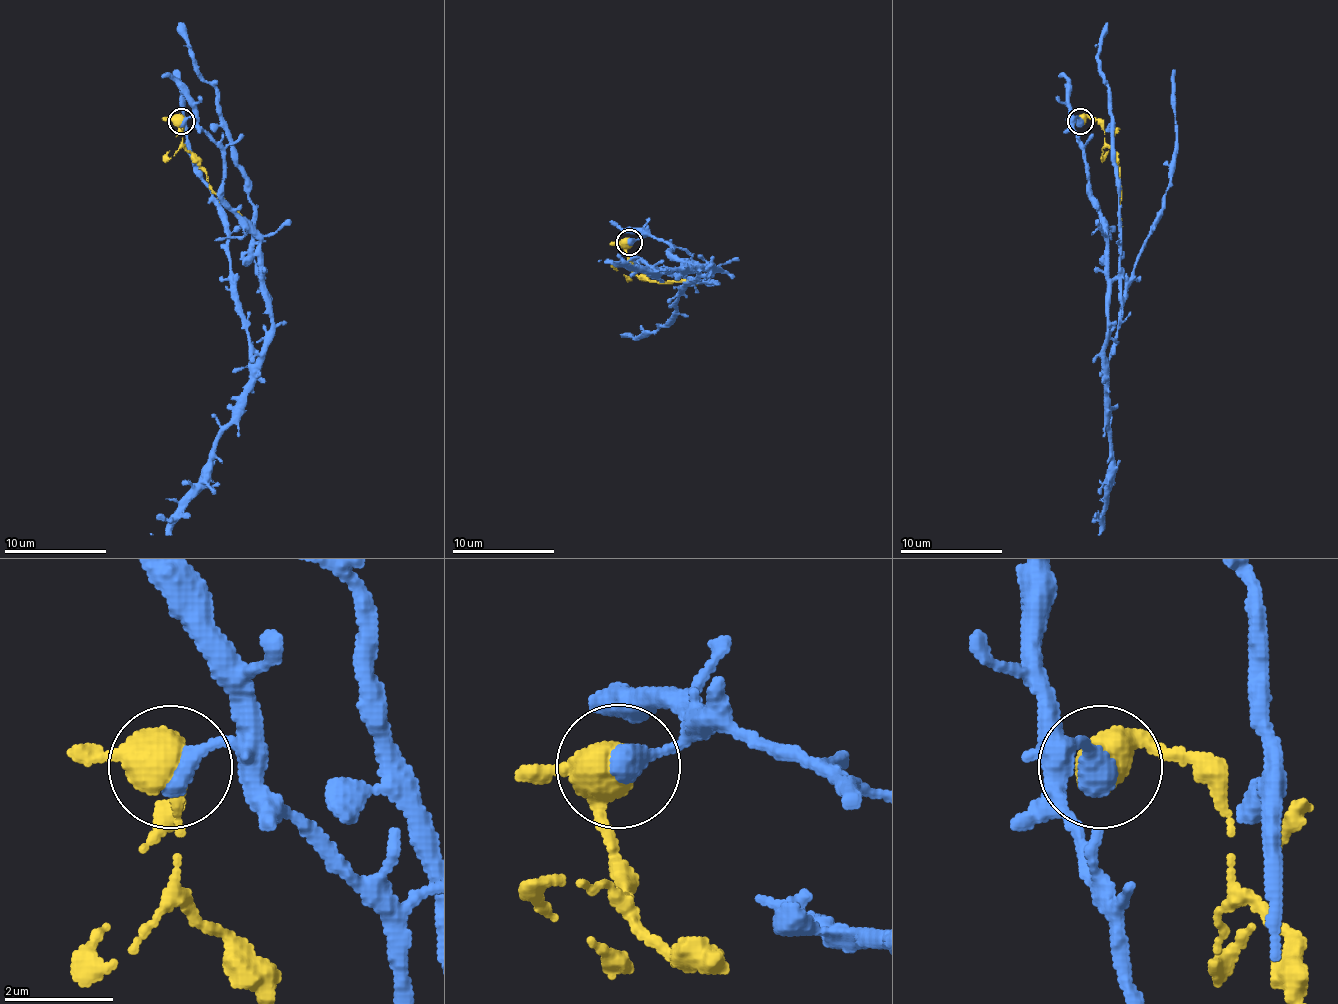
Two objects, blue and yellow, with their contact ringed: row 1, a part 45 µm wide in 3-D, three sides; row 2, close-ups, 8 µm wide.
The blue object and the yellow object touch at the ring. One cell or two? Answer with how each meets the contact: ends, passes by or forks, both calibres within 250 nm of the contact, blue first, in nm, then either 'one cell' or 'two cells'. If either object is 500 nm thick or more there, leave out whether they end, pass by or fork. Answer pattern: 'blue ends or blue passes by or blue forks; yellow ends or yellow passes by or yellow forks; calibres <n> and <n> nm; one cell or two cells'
calibres 460 and 500 nm; two cells

